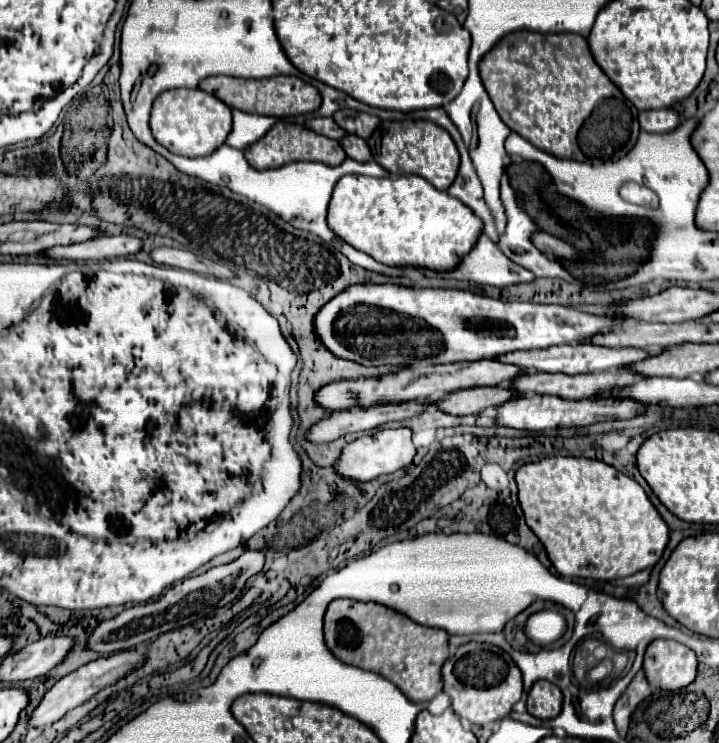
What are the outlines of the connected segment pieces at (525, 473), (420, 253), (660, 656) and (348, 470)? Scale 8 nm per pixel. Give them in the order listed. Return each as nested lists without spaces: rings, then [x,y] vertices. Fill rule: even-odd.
[[[550,456],[525,464],[515,474],[527,526],[543,542],[563,576],[615,580],[651,568],[663,556],[669,528],[645,490],[598,459]]]
[[[343,176],[329,204],[329,226],[353,248],[367,252],[377,262],[387,266],[419,266],[429,270],[455,270],[457,264],[475,248],[483,234],[483,222],[461,200],[433,188],[421,176],[399,178],[369,178],[369,176]]]
[[[653,640],[647,646],[643,670],[651,686],[679,690],[695,680],[697,656],[677,640]]]
[[[387,428],[387,430],[379,430],[375,434],[363,434],[355,442],[345,446],[345,452],[341,454],[339,462],[335,464],[335,470],[339,474],[349,476],[349,478],[359,480],[359,482],[373,480],[381,474],[397,472],[397,470],[409,466],[415,452],[417,452],[411,436],[413,436],[411,428]]]

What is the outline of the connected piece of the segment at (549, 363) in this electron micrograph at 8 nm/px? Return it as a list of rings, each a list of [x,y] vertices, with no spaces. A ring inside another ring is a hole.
[[[575,344],[575,346],[549,346],[545,350],[523,350],[523,352],[509,352],[501,354],[501,362],[517,364],[525,370],[545,370],[545,372],[563,372],[563,374],[581,374],[581,372],[597,372],[597,370],[615,370],[621,366],[631,366],[645,358],[651,358],[647,350],[641,348],[607,348],[595,344]]]

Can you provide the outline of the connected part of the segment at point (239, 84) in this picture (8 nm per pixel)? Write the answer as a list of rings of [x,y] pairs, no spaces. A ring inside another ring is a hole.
[[[209,76],[199,84],[199,88],[203,88],[207,94],[213,94],[215,98],[221,98],[231,108],[237,108],[243,112],[253,112],[253,114],[275,116],[275,118],[311,114],[321,106],[319,90],[315,86],[303,82],[297,76],[275,76],[275,78],[263,78],[263,80],[247,80],[247,78],[233,78],[233,76]]]

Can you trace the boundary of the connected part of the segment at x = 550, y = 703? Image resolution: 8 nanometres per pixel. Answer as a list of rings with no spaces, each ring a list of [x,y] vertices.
[[[547,680],[535,682],[527,698],[529,714],[541,720],[555,718],[561,712],[561,704],[563,704],[561,690],[553,682],[547,682]]]

